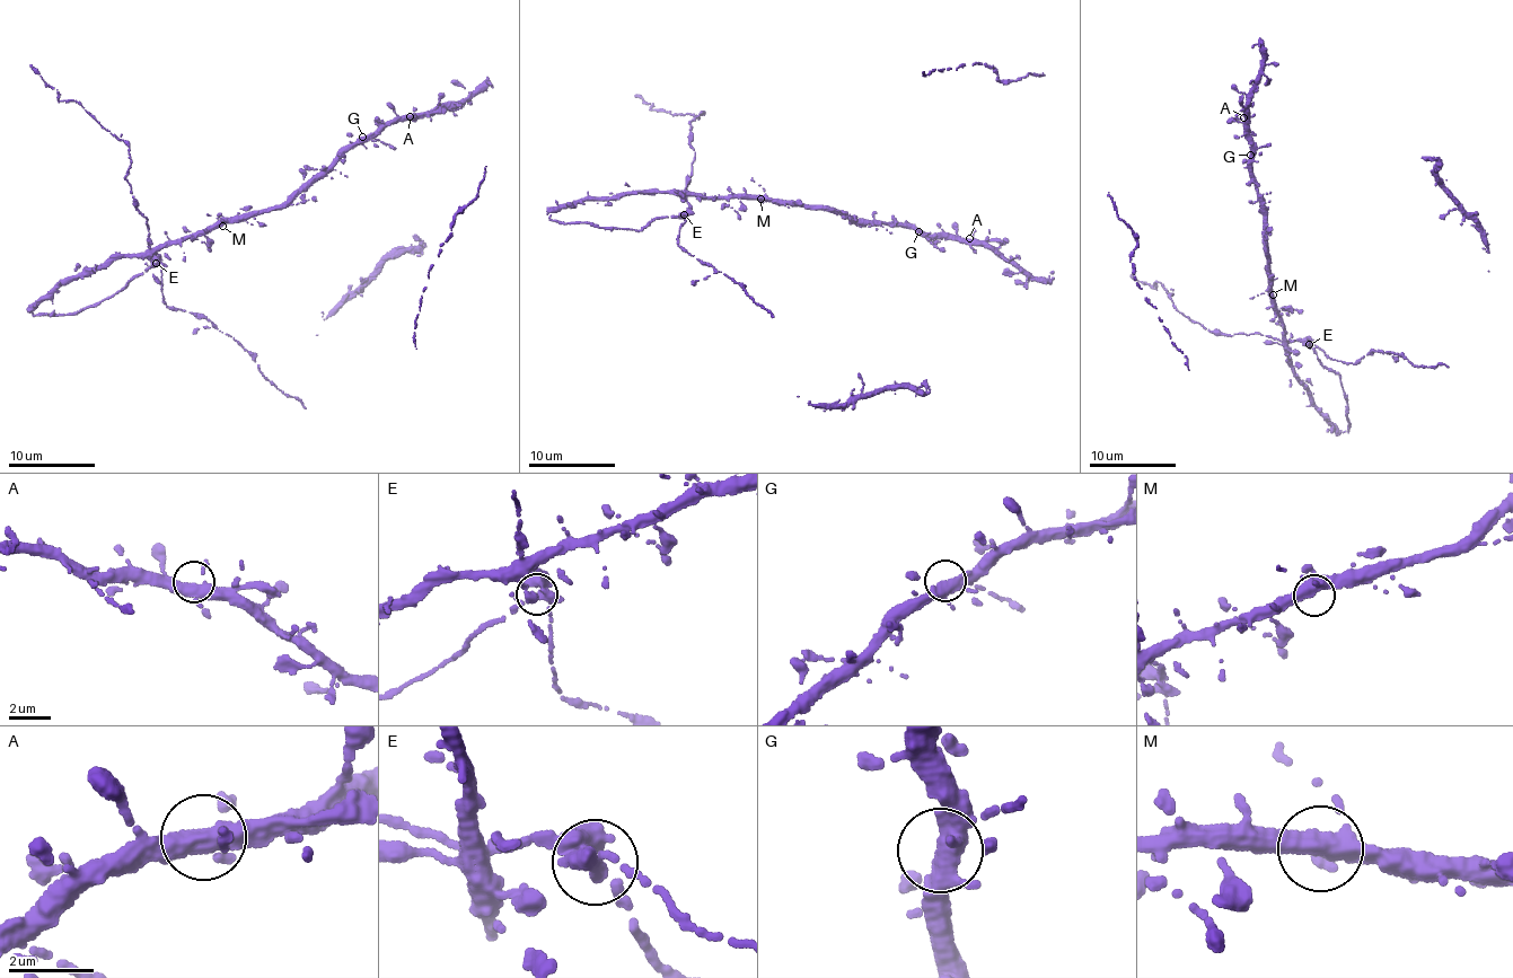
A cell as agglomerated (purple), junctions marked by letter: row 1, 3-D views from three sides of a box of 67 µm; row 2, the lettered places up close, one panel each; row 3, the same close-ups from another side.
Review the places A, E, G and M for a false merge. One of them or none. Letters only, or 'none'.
E

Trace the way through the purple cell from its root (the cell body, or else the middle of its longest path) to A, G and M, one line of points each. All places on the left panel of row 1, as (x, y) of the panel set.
A: (196, 236), (223, 223), (282, 206), (313, 178), (327, 172), (345, 151), (380, 133), (389, 124), (410, 116)
G: (196, 236), (223, 223), (282, 206), (362, 137)
M: (196, 236), (222, 226)

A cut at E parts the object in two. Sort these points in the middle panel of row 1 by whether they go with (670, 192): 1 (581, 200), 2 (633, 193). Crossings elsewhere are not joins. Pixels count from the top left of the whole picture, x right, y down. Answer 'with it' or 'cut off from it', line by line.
1: with it
2: with it

